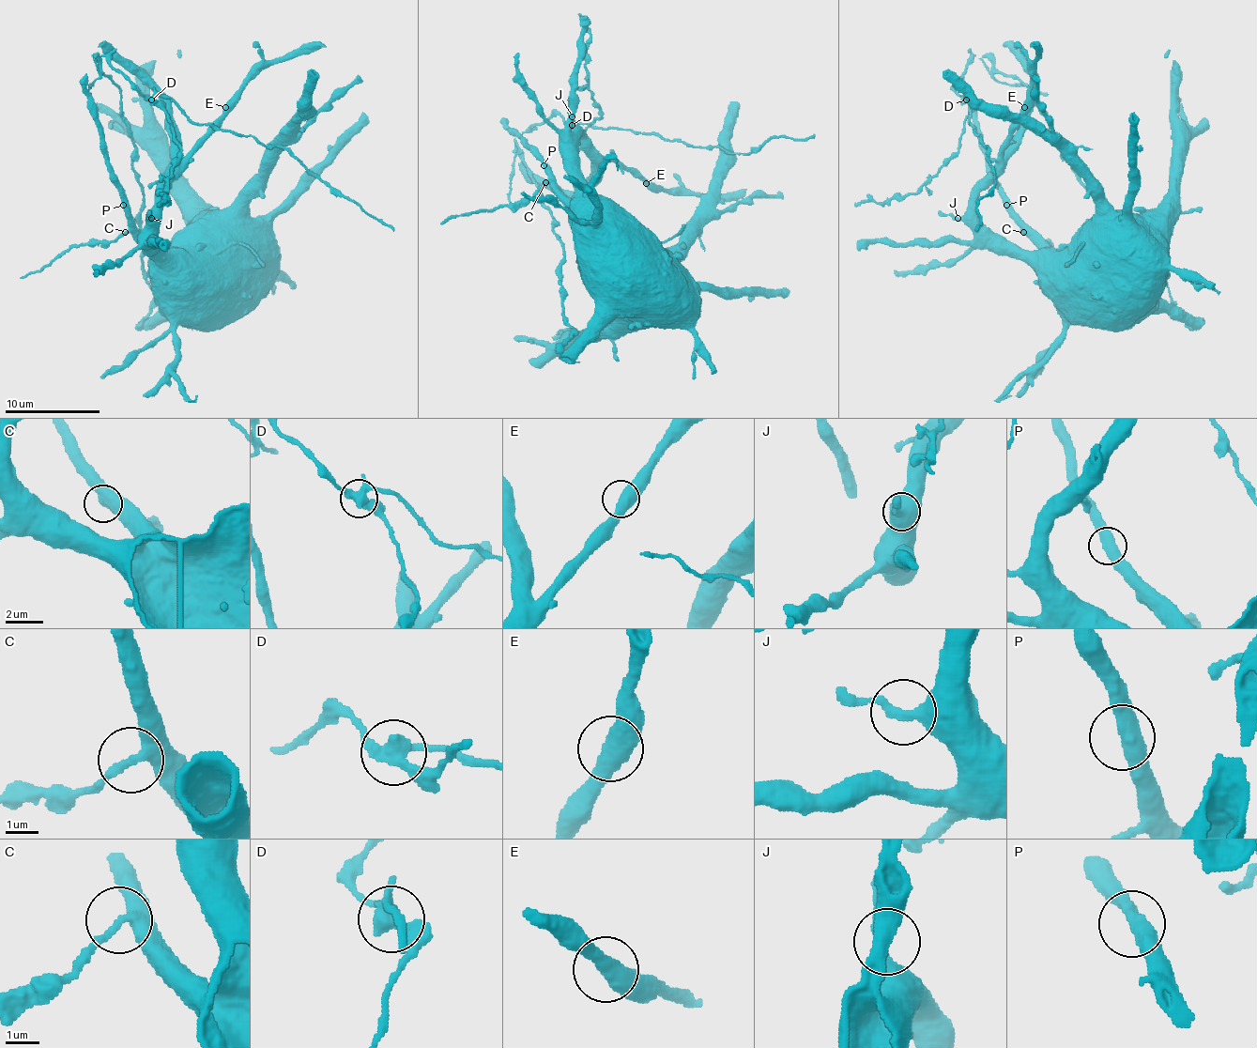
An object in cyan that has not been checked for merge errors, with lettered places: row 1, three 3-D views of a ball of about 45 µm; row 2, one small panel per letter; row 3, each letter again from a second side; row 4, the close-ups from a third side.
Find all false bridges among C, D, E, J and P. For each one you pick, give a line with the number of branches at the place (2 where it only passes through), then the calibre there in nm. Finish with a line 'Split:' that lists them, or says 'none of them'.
C: 2 | 360 nm
D: 4 | 400 nm
Split: C, D

